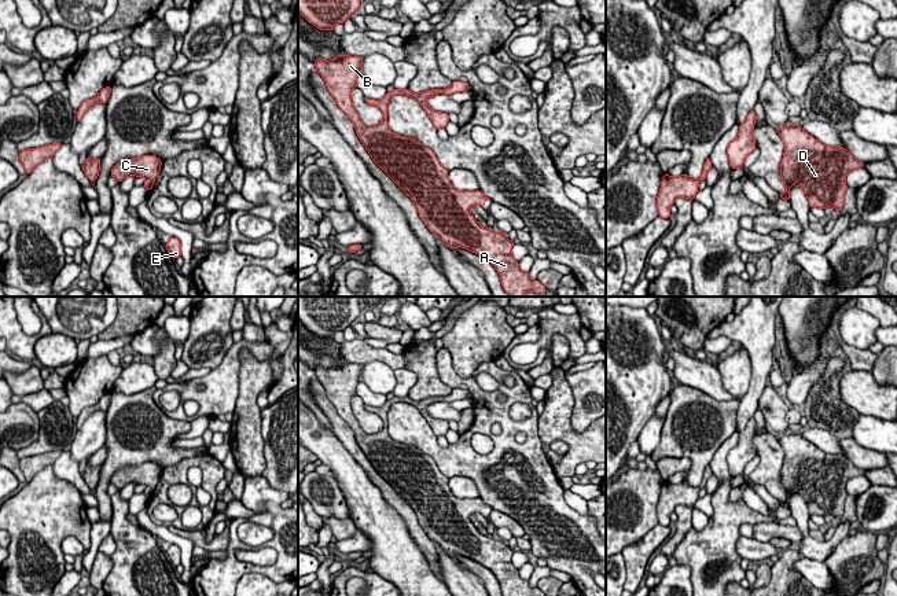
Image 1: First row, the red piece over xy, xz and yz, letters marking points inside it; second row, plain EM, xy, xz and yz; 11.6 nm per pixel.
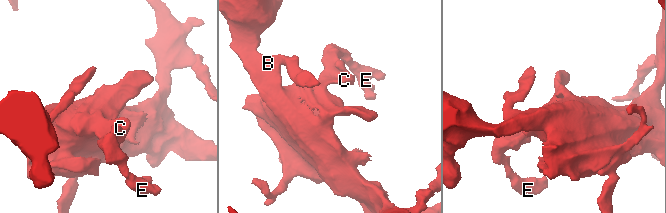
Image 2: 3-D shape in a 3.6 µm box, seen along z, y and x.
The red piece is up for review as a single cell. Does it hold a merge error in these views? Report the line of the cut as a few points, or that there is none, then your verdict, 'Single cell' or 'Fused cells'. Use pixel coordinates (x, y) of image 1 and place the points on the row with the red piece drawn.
No split. Single cell

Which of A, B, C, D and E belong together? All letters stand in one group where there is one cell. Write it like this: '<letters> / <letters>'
A B C D E

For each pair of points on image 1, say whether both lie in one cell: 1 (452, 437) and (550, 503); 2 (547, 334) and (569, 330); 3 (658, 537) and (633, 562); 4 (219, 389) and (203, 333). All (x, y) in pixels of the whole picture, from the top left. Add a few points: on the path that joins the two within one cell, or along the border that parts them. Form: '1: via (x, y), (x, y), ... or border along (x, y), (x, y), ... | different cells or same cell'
1: border along (460, 434), (455, 442), (449, 444) | different cells
2: via (552, 328), (563, 328) | same cell
3: via (651, 543), (639, 555) | same cell
4: border along (234, 344), (223, 360), (212, 370) | different cells

